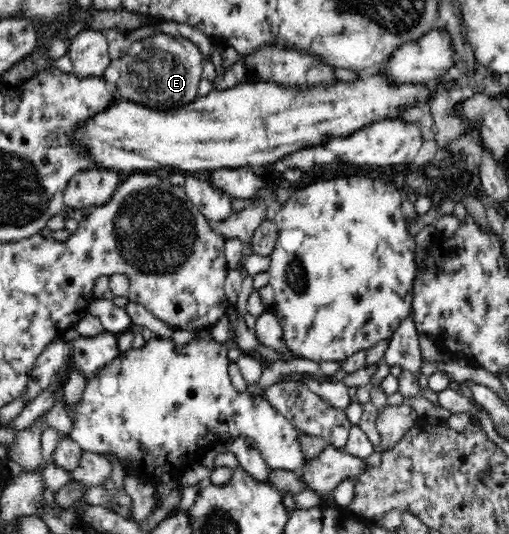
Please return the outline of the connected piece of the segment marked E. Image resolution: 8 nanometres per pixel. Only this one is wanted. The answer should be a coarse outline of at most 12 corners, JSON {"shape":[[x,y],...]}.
{"shape":[[157,33],[120,57],[119,93],[169,111],[193,102],[201,49]]}

